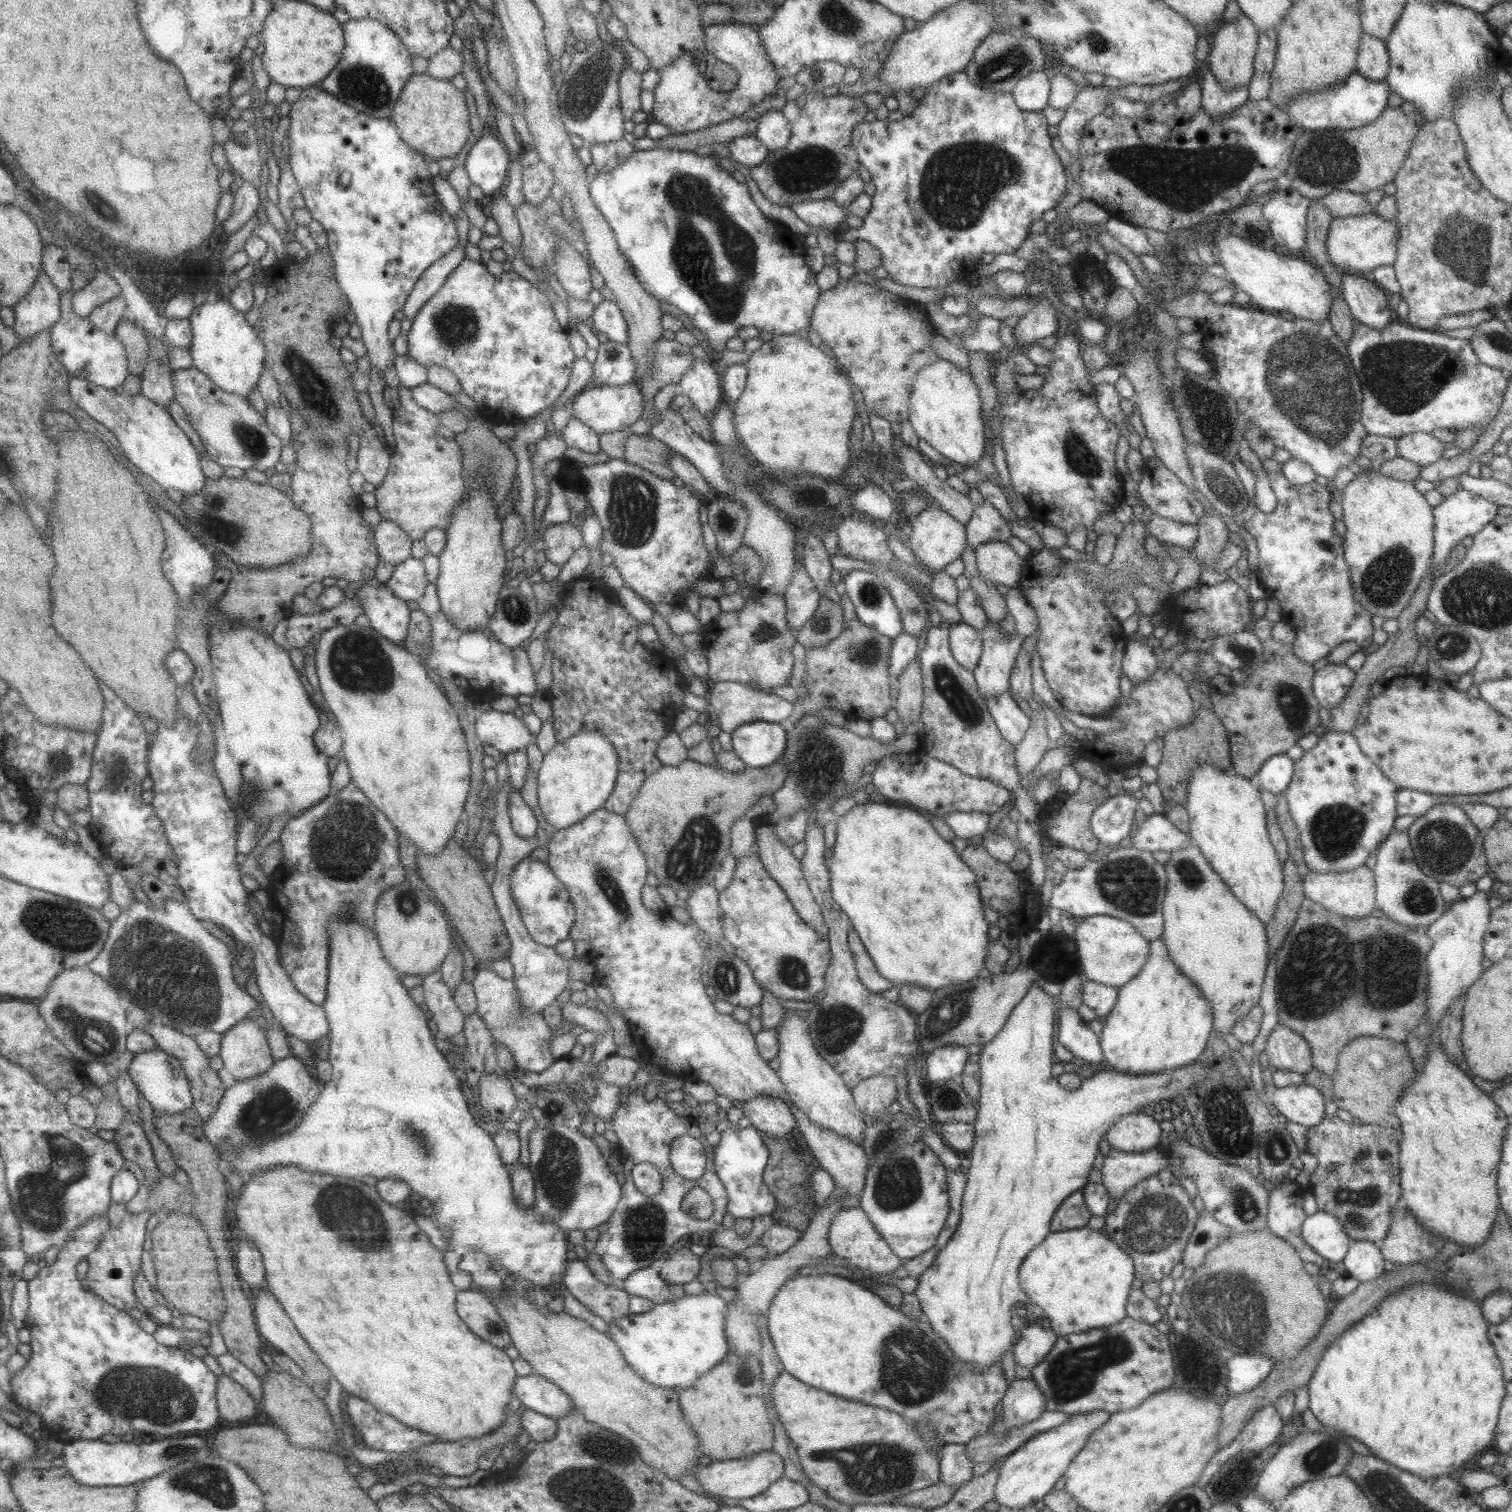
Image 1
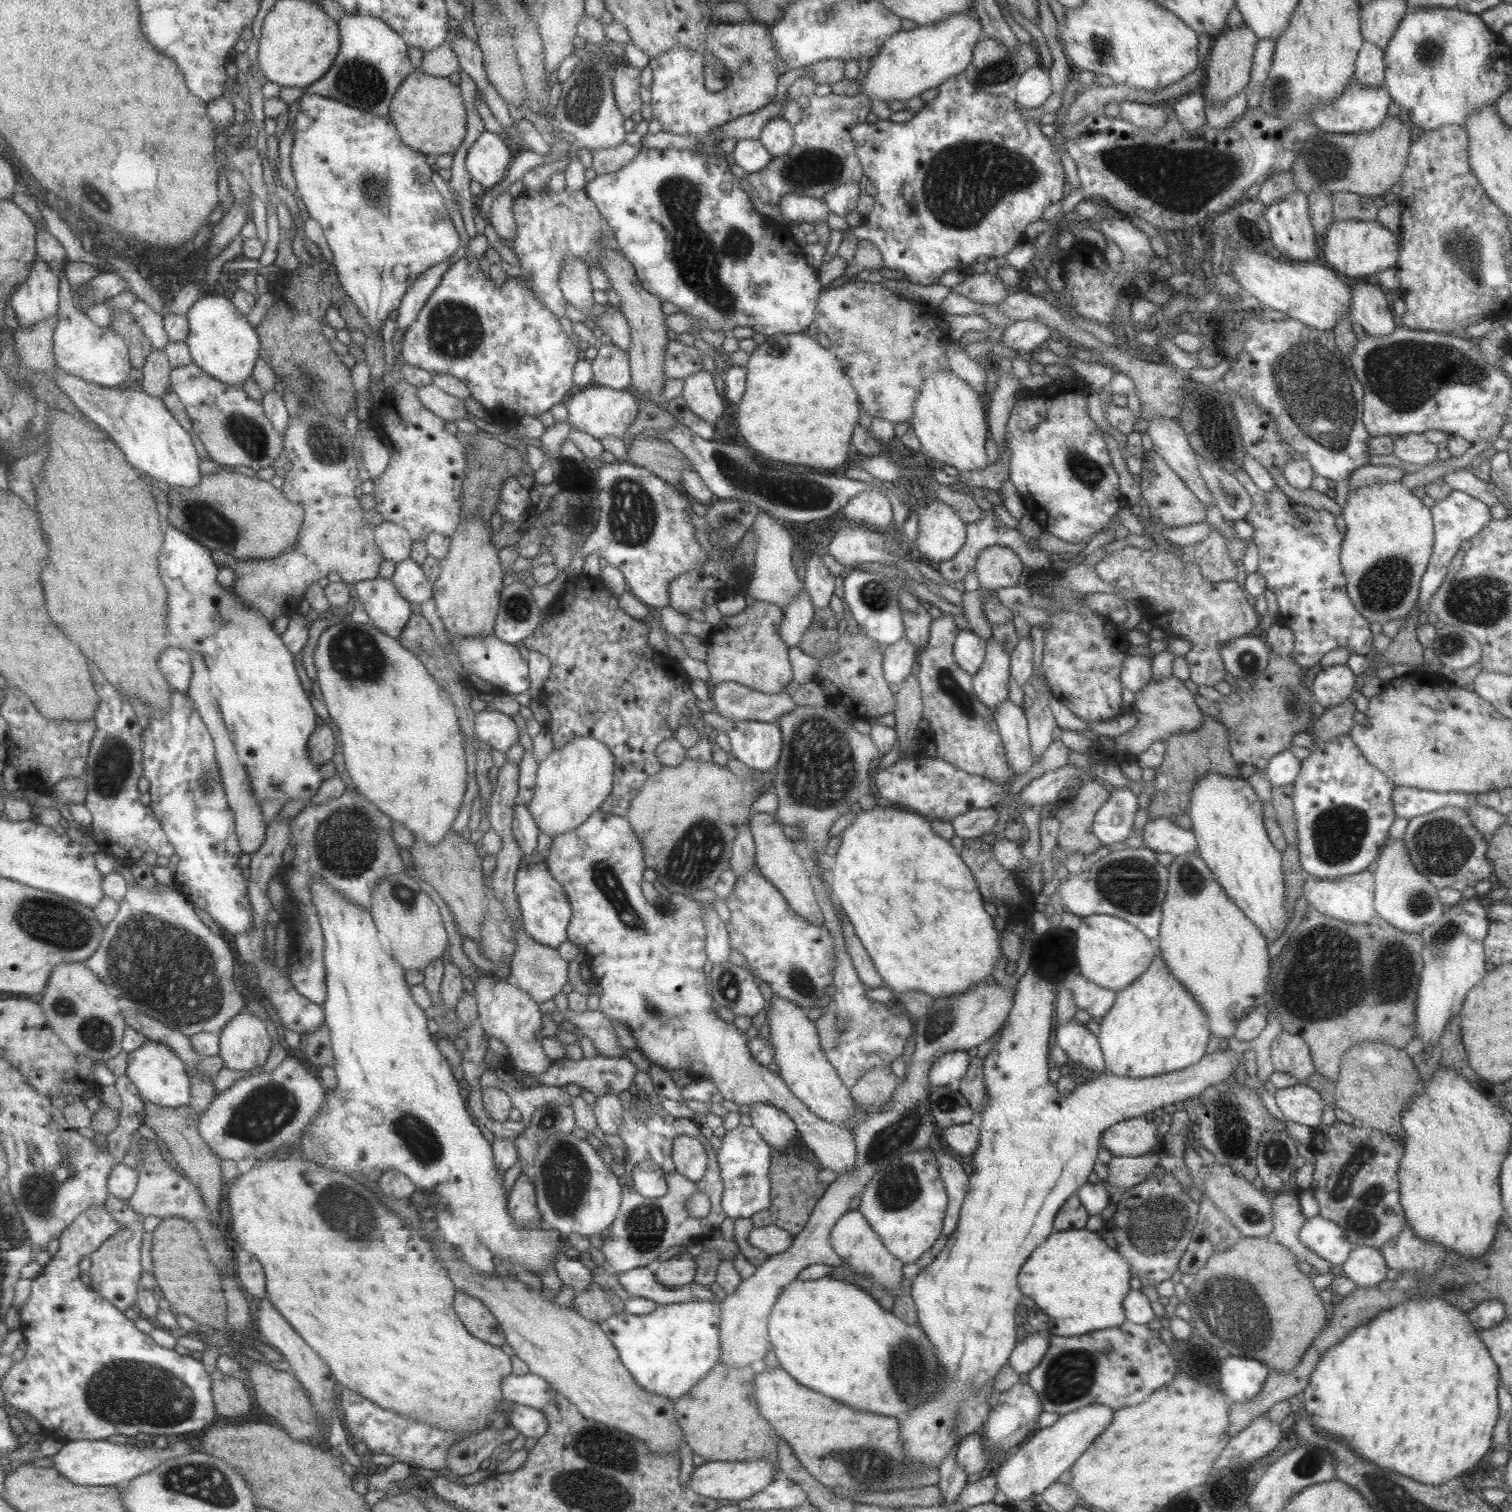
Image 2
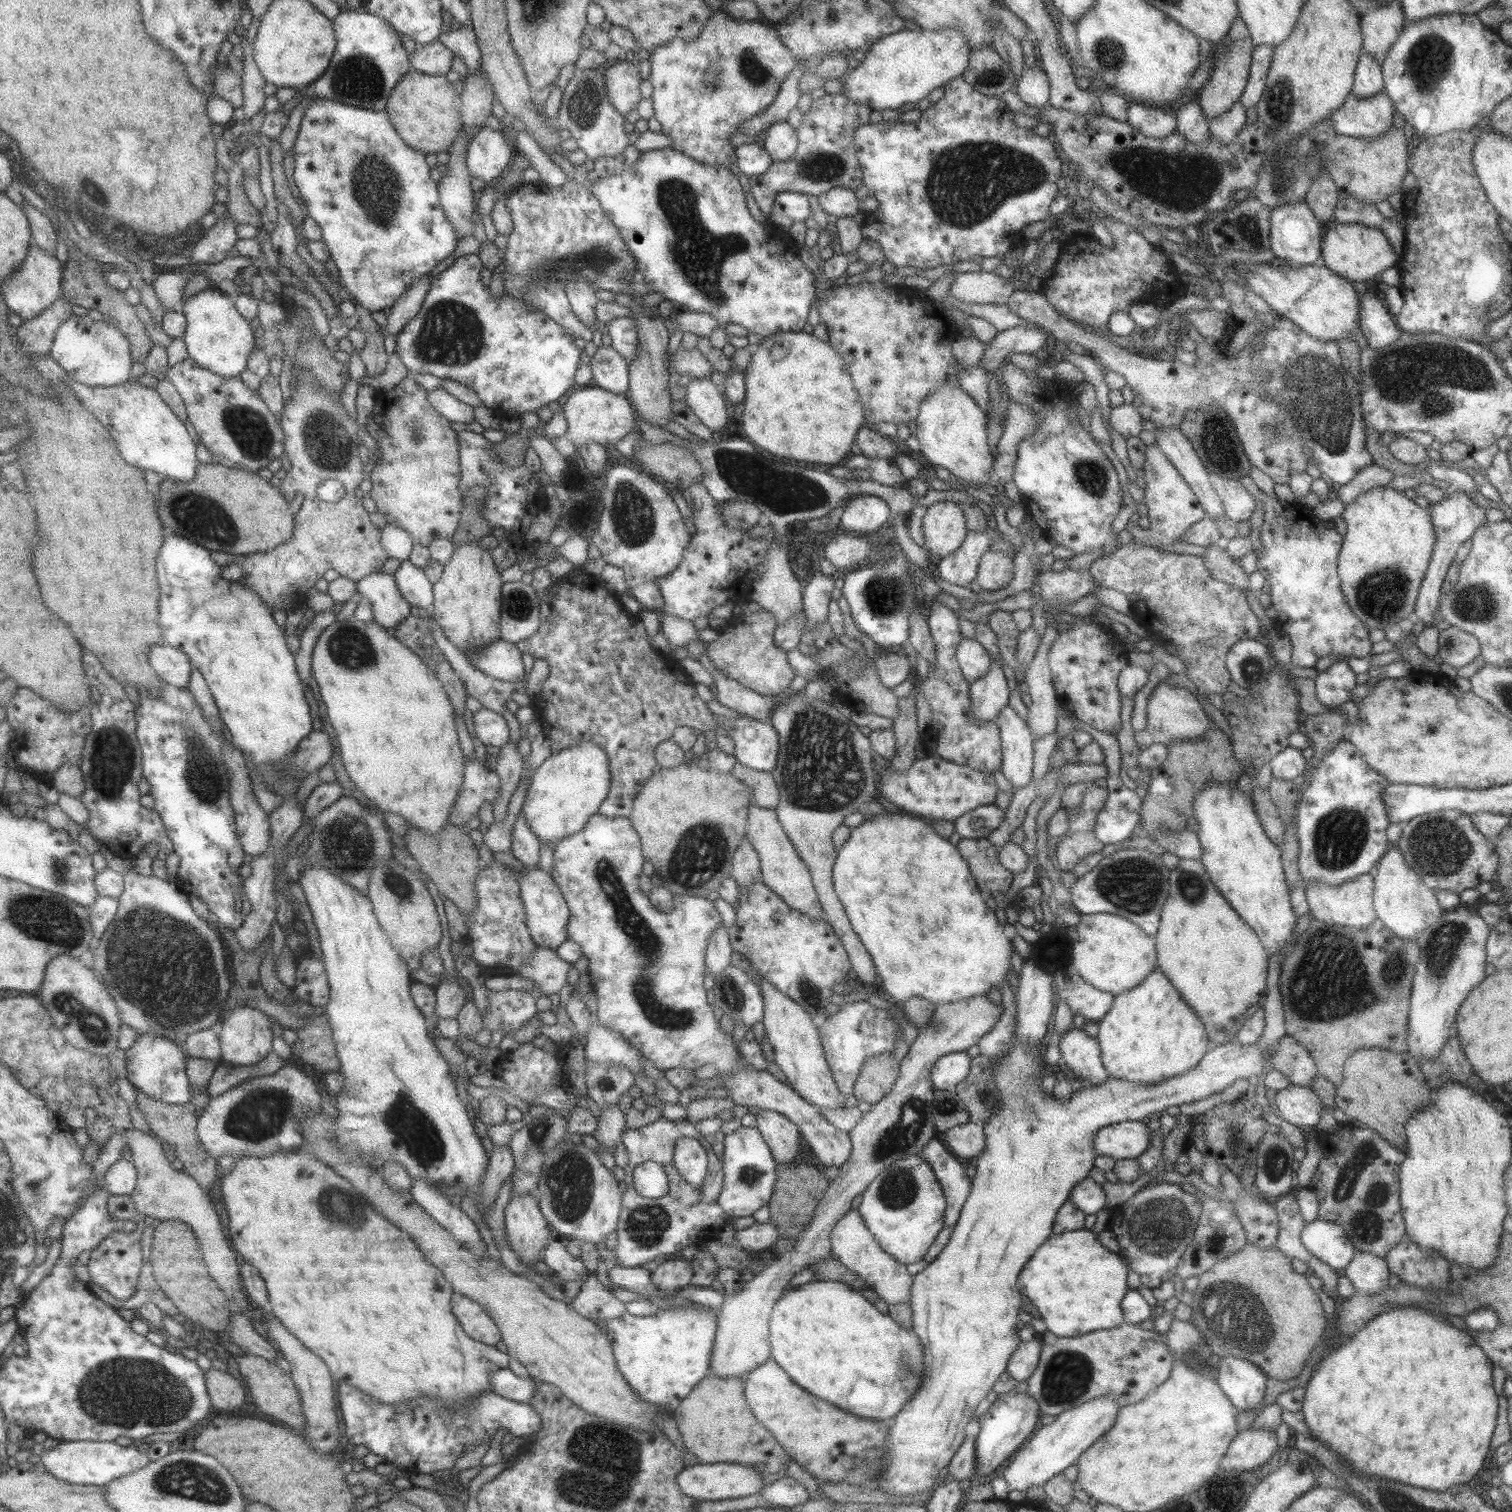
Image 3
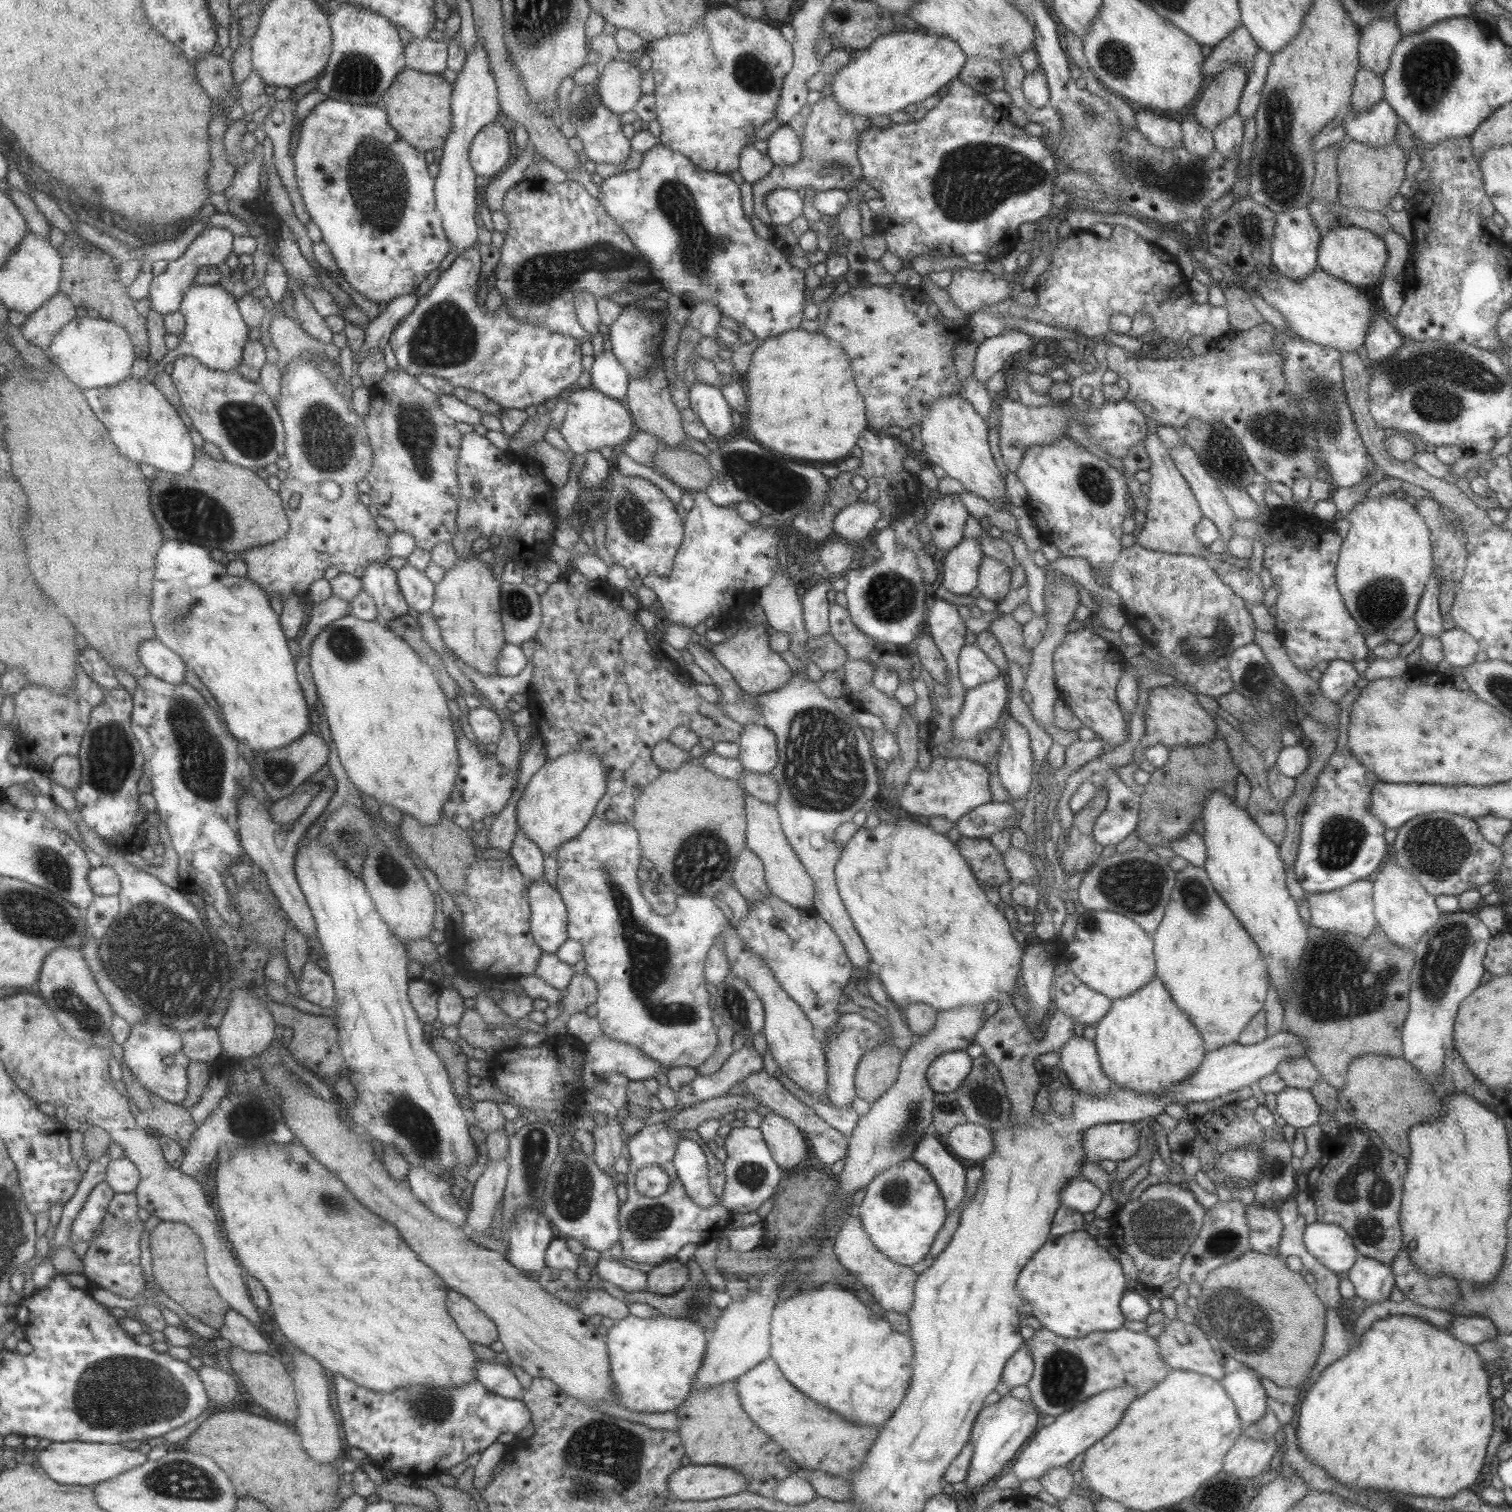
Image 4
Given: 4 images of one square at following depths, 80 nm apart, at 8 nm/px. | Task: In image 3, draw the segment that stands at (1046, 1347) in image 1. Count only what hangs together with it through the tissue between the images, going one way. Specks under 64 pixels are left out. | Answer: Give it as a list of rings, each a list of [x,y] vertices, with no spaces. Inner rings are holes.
[[[1037,1335],[1030,1341],[1020,1341],[1009,1357],[1006,1366],[1007,1374],[1017,1382],[1026,1381],[1037,1366],[1039,1351]]]

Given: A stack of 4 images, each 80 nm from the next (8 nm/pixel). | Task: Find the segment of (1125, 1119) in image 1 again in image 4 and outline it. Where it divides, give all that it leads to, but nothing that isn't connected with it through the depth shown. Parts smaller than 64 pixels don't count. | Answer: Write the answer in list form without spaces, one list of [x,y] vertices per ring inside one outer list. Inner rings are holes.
[[[1110,1122],[1091,1126],[1091,1128],[1085,1128],[1083,1136],[1081,1136],[1081,1149],[1085,1150],[1085,1157],[1089,1163],[1110,1160],[1117,1164],[1119,1161],[1127,1160],[1133,1154],[1137,1154],[1137,1148],[1139,1148],[1139,1131],[1127,1122]]]

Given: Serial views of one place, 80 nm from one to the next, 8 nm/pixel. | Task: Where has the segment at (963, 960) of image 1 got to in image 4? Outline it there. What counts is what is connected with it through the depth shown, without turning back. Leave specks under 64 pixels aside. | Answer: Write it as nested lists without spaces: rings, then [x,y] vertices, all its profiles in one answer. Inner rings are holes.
[[[897,817],[893,823],[880,821],[875,827],[859,827],[844,843],[834,873],[839,896],[852,920],[854,930],[871,957],[872,966],[881,981],[884,992],[898,1009],[904,1009],[916,1002],[929,1005],[937,1012],[960,1008],[960,1006],[983,1006],[988,1000],[999,1002],[999,1008],[1012,1002],[1011,992],[1015,988],[1015,979],[1020,974],[1023,948],[1013,938],[1003,911],[997,908],[997,901],[992,901],[985,896],[984,890],[968,862],[959,854],[955,843],[951,843],[951,840],[948,840],[944,834],[935,832],[929,825]]]

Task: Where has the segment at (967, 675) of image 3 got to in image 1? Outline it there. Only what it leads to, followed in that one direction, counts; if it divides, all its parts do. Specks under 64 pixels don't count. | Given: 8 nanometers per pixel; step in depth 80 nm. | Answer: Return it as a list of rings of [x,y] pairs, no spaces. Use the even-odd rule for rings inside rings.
[[[963,621],[953,623],[949,629],[949,650],[959,666],[973,673],[982,652],[982,636],[979,630]]]

